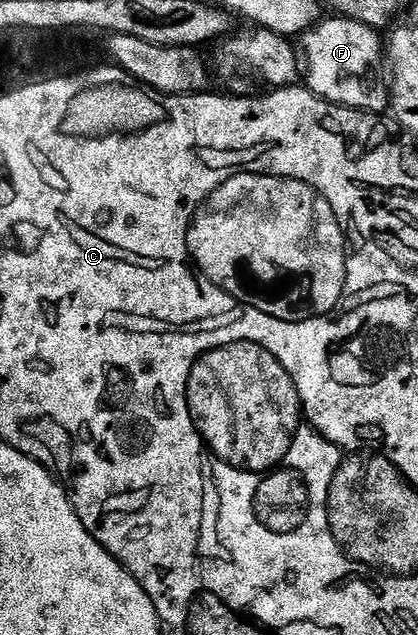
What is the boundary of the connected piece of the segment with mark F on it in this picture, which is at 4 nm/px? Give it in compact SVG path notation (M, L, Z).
M341 16L323 17L300 35L302 62L306 65L305 89L317 98L353 110L382 114L388 106L388 86L382 83L384 38L375 27Z

